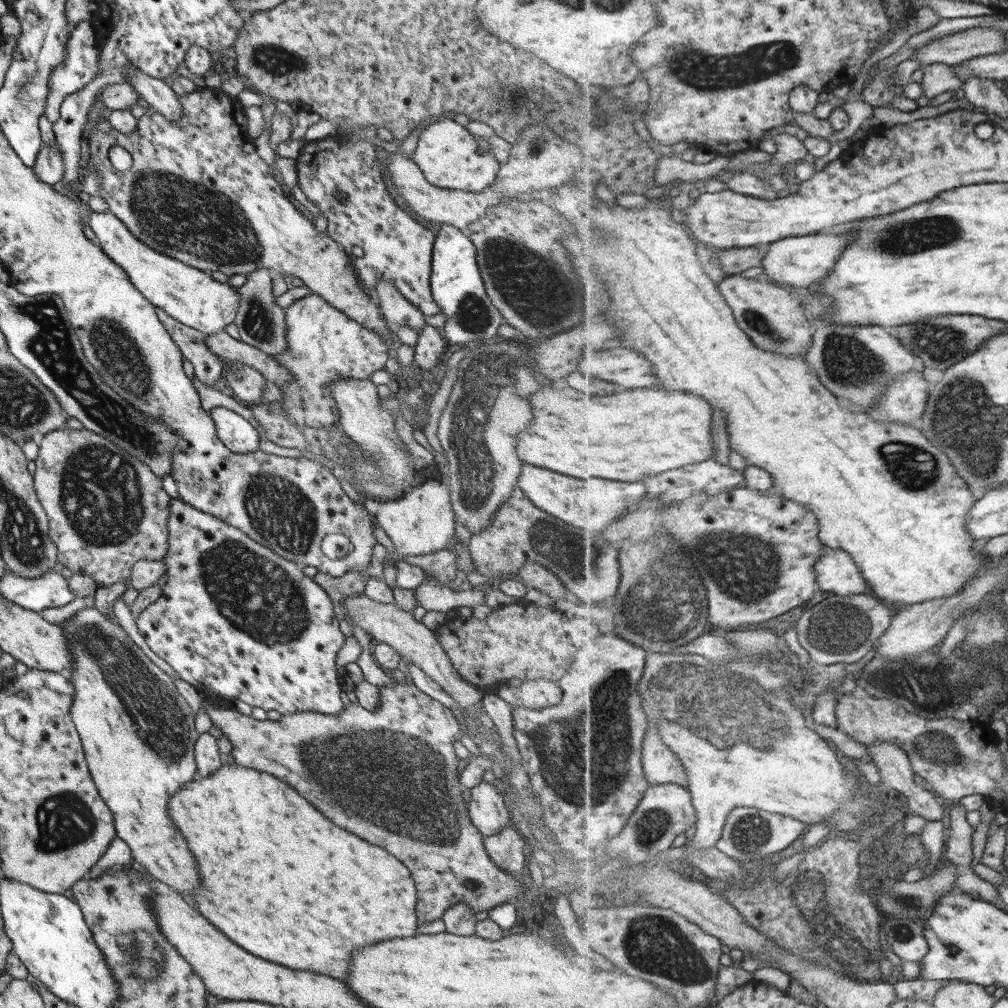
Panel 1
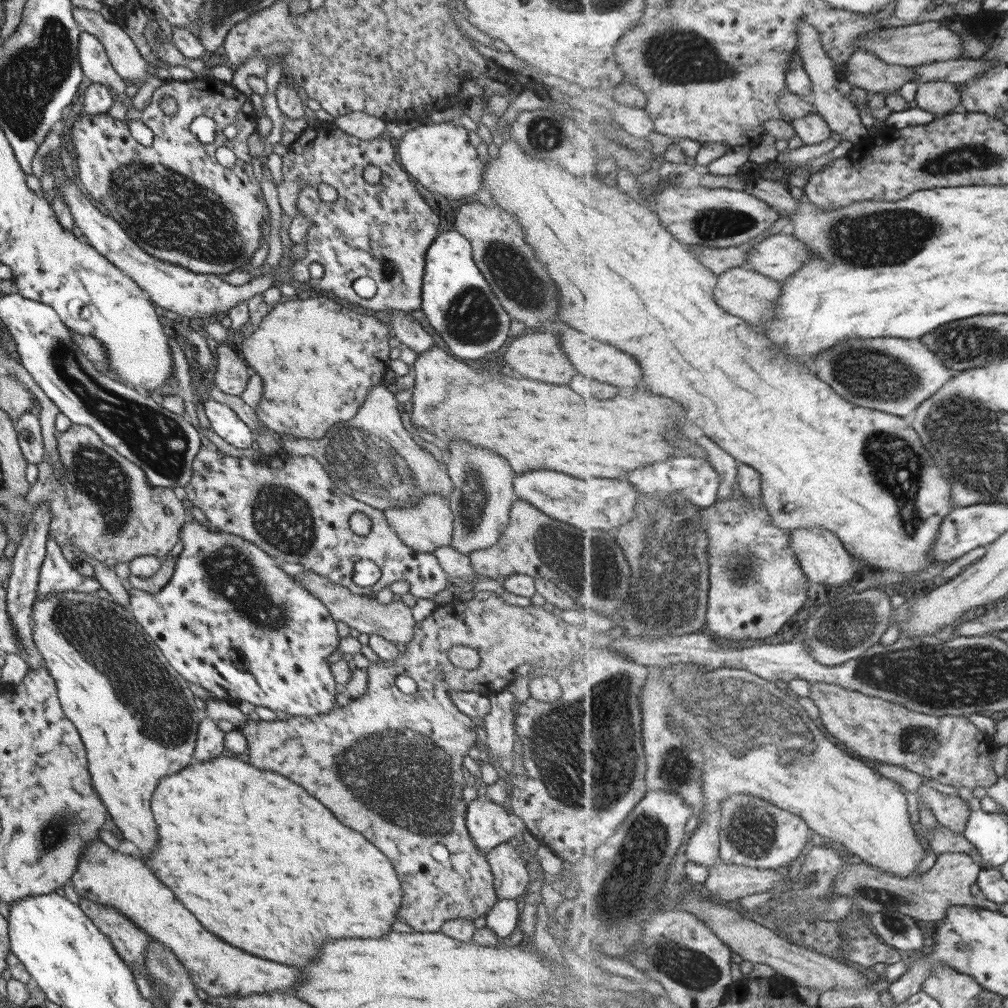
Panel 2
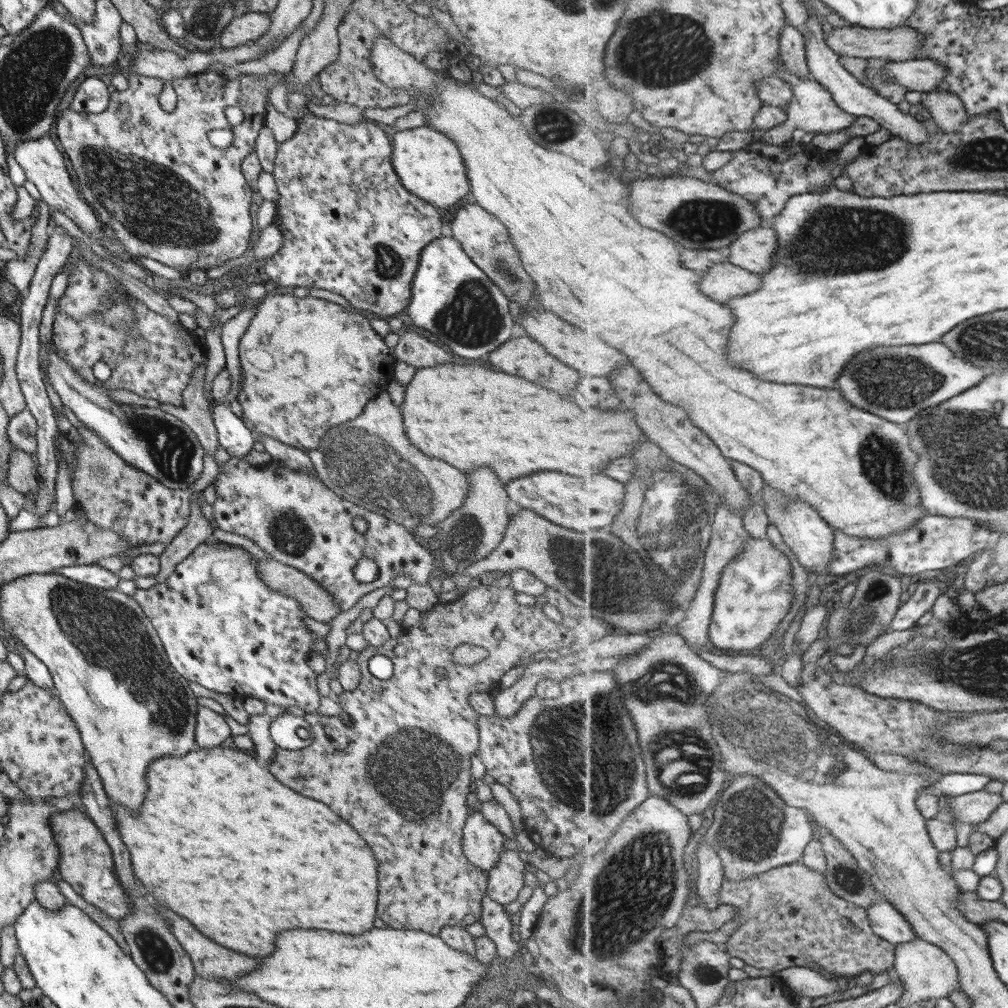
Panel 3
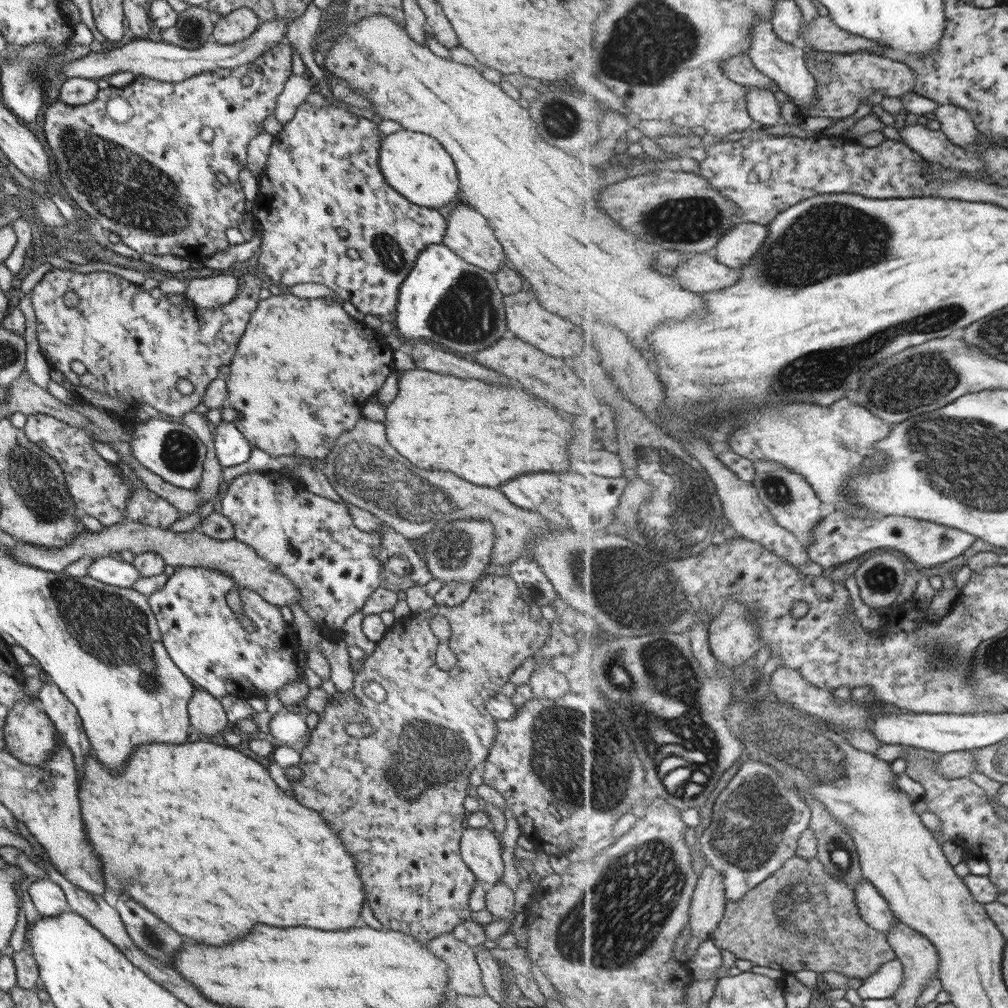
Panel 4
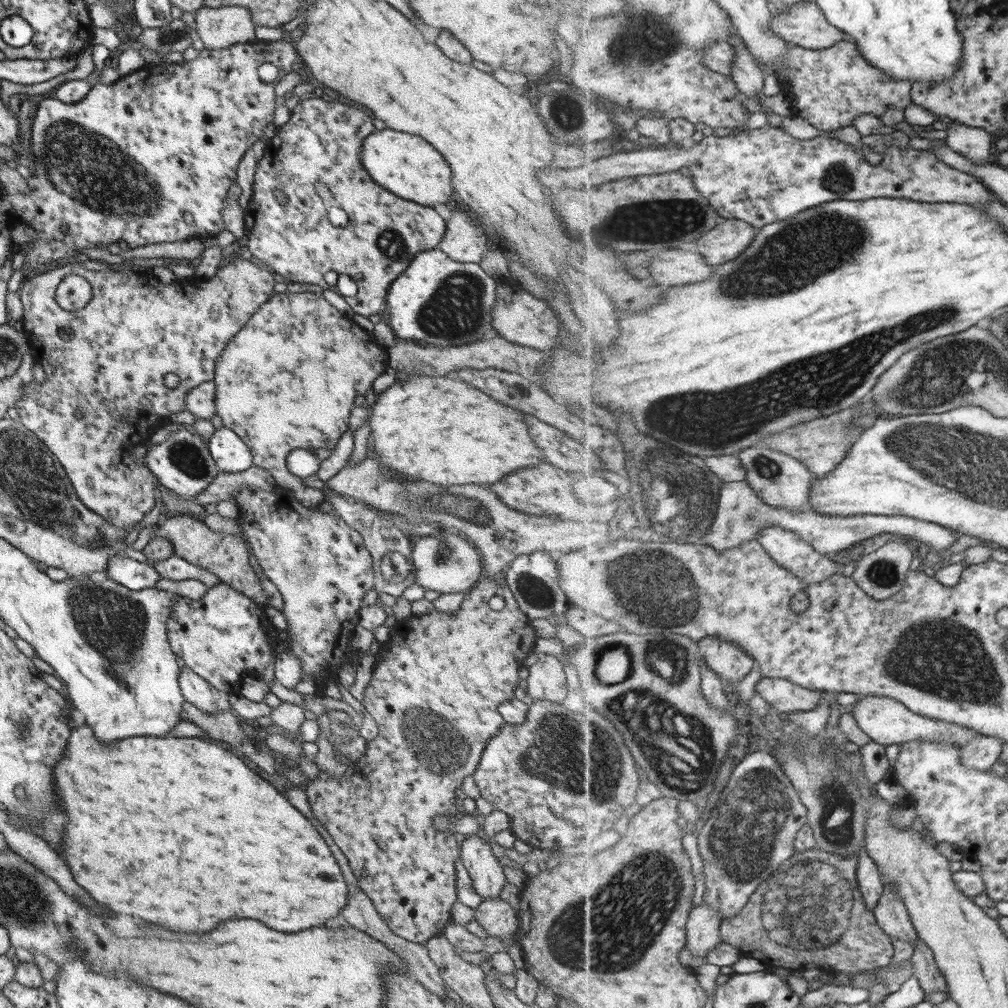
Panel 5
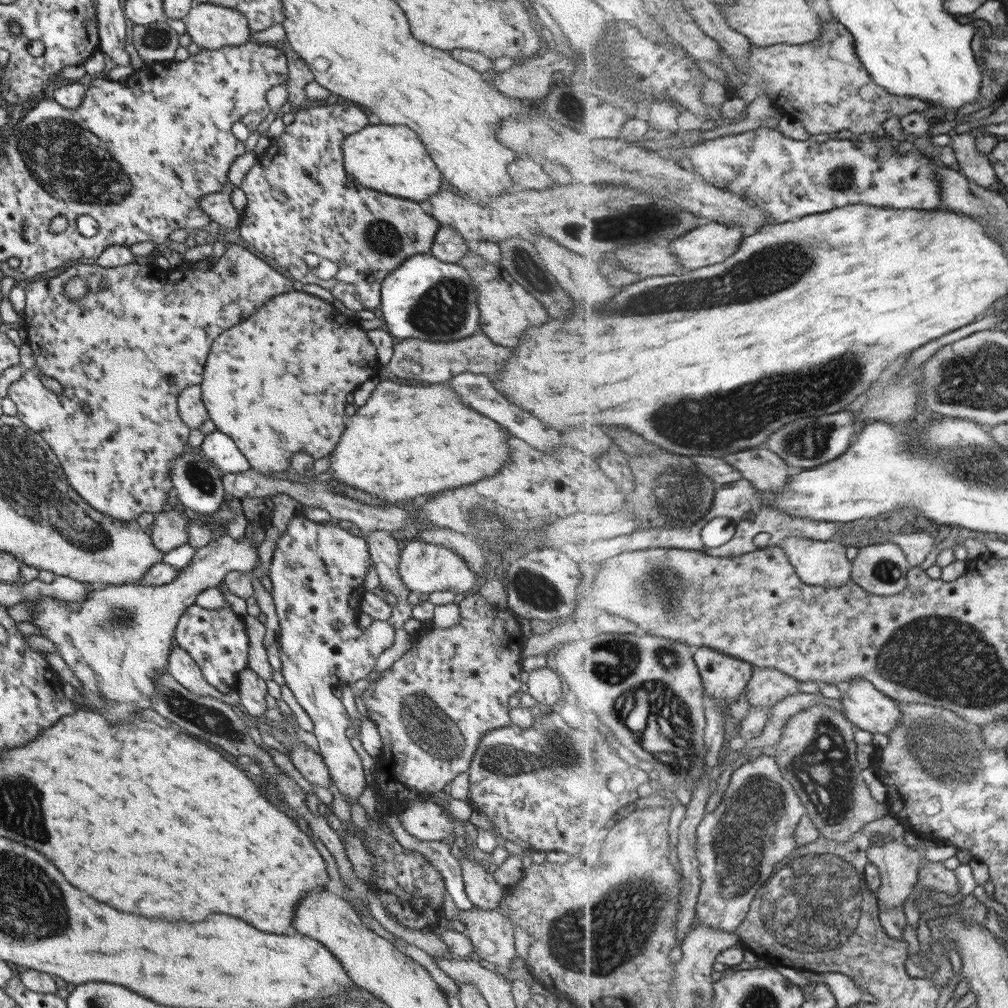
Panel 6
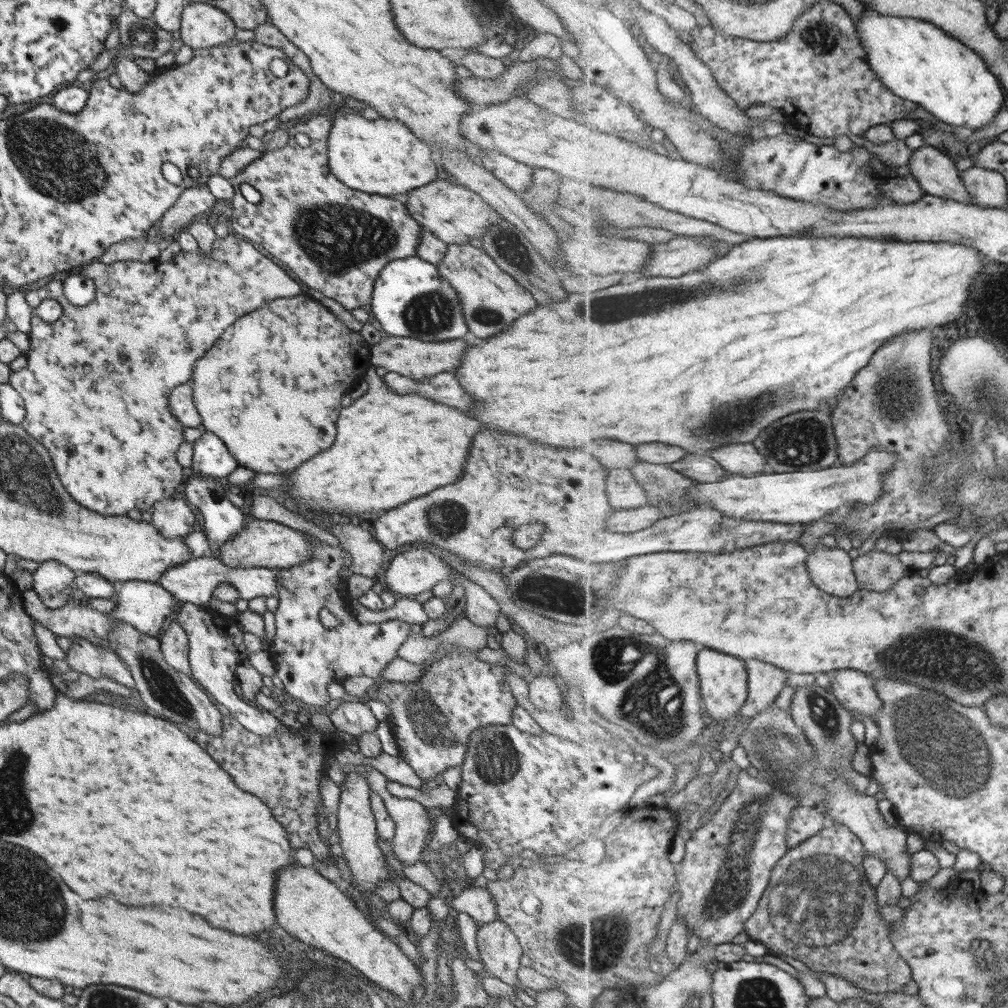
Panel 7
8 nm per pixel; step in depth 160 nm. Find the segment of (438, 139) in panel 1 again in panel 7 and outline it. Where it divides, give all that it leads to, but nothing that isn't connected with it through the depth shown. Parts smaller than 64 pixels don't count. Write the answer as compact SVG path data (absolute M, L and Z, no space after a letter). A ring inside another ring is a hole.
M337 111L327 137L327 166L345 186L384 197L407 194L437 177L429 157L431 148L421 142L402 122L378 117L367 120L357 114Z

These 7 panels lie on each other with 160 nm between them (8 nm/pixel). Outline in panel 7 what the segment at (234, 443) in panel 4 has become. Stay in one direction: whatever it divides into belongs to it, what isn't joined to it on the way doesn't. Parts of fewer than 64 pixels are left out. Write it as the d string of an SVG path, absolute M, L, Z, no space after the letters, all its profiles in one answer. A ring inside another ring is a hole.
M211 431L192 442L192 464L187 473L223 480L239 464Z

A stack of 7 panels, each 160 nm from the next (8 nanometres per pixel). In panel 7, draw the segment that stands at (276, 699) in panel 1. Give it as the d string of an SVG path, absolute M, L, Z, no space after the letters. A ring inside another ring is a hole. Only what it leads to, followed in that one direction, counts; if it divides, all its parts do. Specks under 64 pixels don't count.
M186 602L179 603L174 611L176 623L184 630L187 641L187 658L190 666L190 677L198 686L205 689L207 694L213 697L221 706L224 706L233 718L248 733L261 737L271 737L279 729L278 717L268 713L257 705L249 706L242 702L233 691L237 683L235 669L243 660L247 659L244 652L244 644L239 634L231 632L231 626L225 618L211 616L211 612L205 612L196 604Z

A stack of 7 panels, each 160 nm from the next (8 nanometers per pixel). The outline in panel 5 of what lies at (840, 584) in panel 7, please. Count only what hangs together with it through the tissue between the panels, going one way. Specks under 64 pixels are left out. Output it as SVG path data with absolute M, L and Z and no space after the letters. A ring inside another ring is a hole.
M771 525L762 530L762 535L758 541L768 550L768 553L787 570L793 571L803 582L807 584L819 584L827 578L835 575L839 566L833 562L828 554L821 554L815 547L803 540L796 532L787 530L781 525Z

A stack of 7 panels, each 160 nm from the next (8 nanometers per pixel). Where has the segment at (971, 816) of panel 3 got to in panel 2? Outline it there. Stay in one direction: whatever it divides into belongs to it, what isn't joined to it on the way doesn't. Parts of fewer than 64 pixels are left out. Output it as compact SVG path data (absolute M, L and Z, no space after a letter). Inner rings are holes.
M921 785L919 787L920 802L926 804L939 824L953 832L962 834L967 828L967 818L969 818L969 806L958 796L942 794L939 790Z

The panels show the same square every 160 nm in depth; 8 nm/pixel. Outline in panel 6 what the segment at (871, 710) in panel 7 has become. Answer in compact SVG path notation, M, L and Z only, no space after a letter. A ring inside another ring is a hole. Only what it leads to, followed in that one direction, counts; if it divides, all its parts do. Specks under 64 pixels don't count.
M860 678L841 688L844 715L859 729L889 736L901 722L899 702L879 691L871 681Z

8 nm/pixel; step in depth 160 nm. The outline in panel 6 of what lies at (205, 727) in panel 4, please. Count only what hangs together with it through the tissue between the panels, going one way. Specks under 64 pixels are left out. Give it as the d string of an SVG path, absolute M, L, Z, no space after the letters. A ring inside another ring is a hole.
M175 644L170 647L166 670L179 685L189 692L193 692L197 696L215 698L223 703L229 702L227 696L217 694L217 690L209 686L191 657Z

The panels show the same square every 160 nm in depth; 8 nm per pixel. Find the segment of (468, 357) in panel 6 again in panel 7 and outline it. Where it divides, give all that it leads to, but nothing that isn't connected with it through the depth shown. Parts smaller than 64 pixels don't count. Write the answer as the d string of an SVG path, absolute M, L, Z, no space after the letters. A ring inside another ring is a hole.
M383 335L377 344L368 346L371 365L382 366L389 372L396 372L411 380L422 380L422 378L435 376L439 372L455 370L459 366L459 360L461 360L461 354L463 354L465 348L467 348L467 342L461 339L421 342L415 338L391 337L390 335Z

